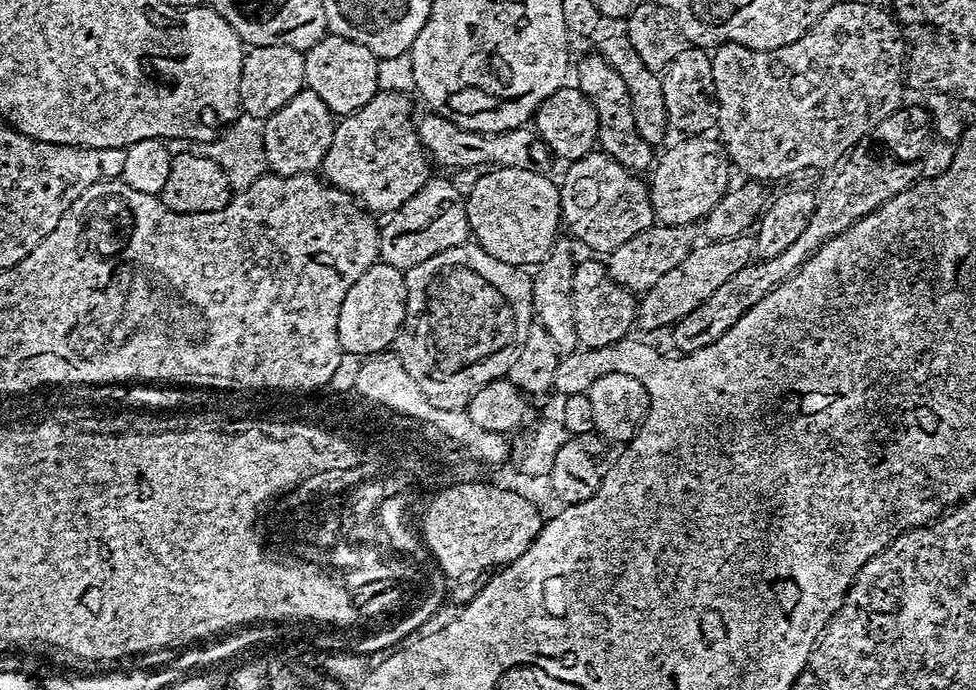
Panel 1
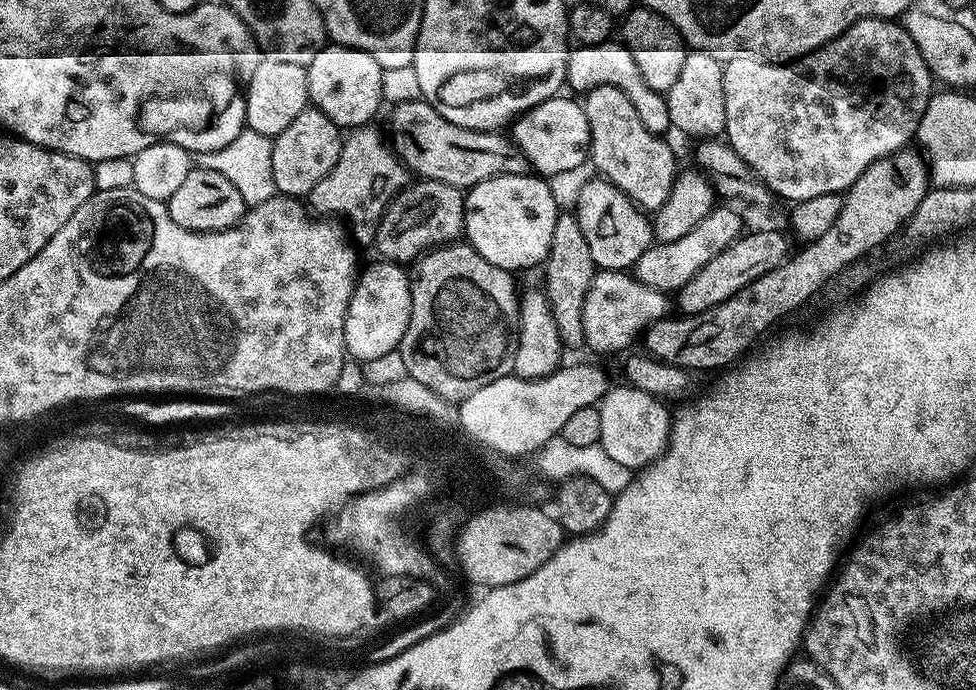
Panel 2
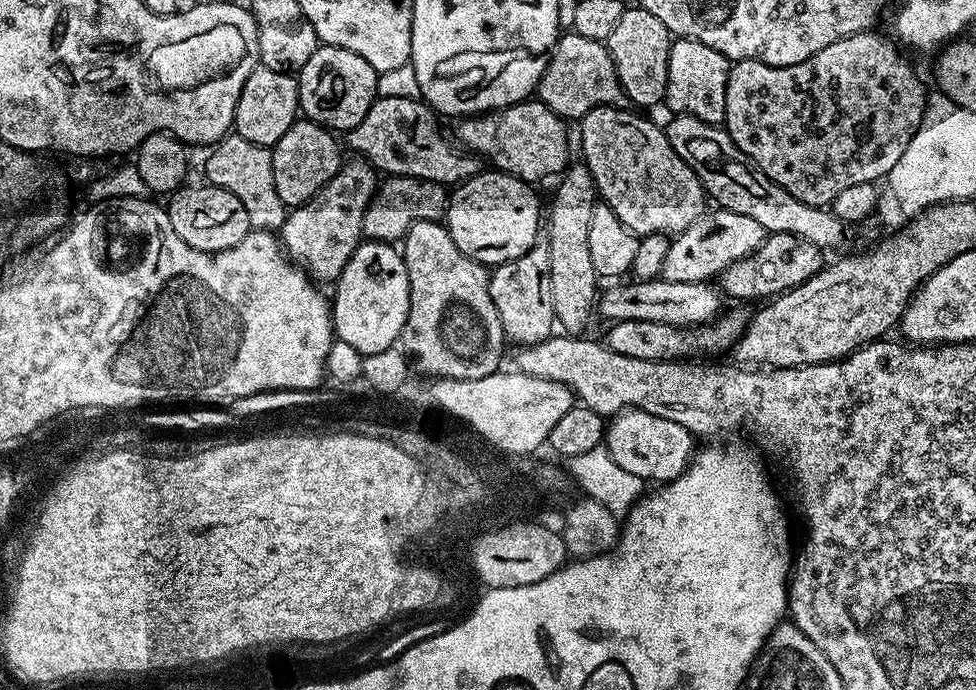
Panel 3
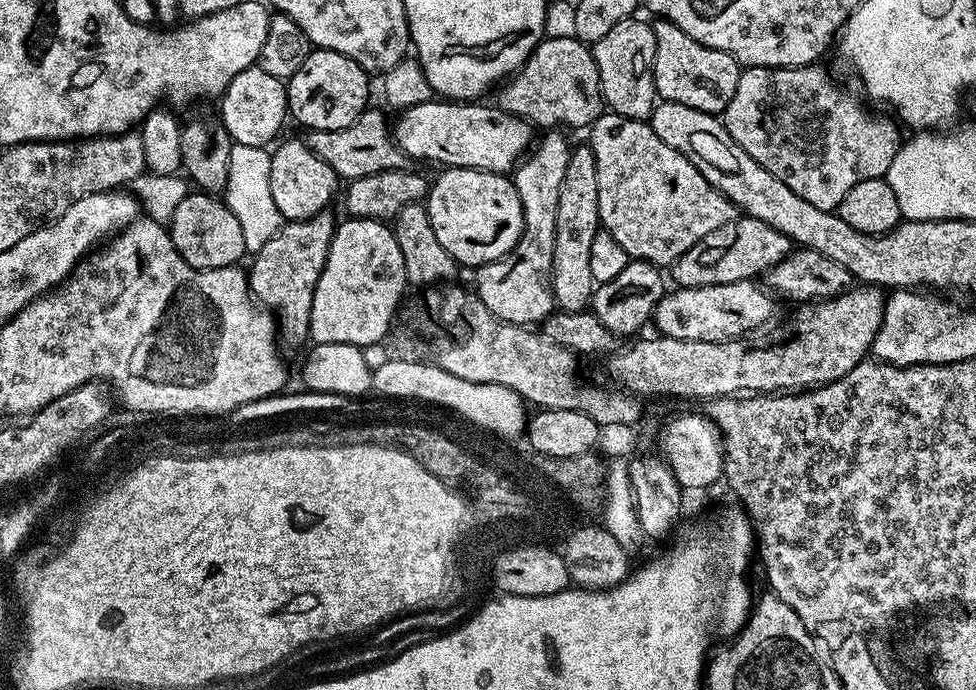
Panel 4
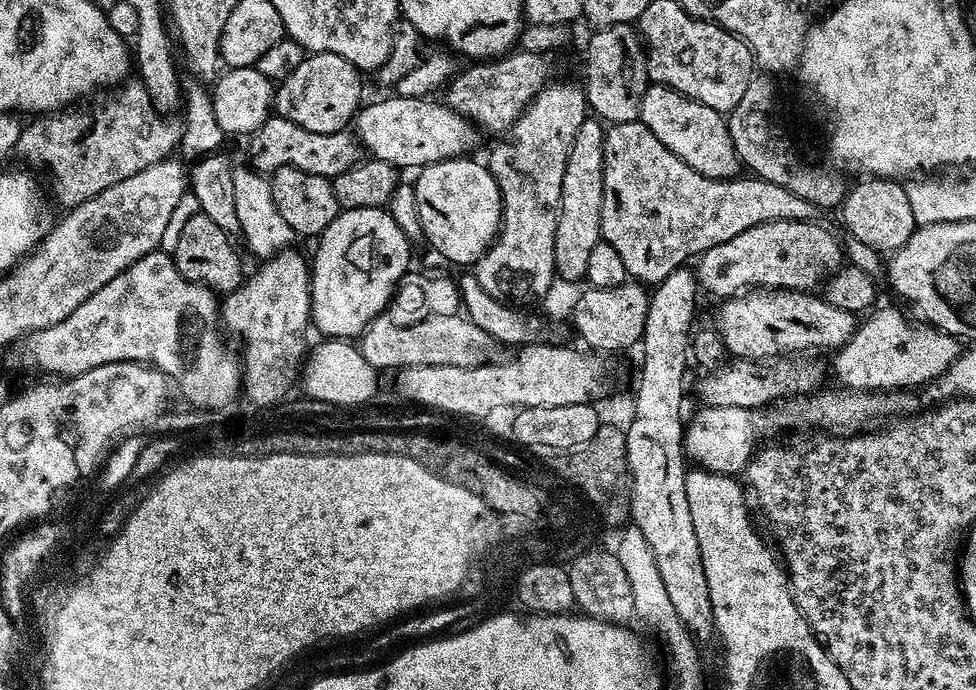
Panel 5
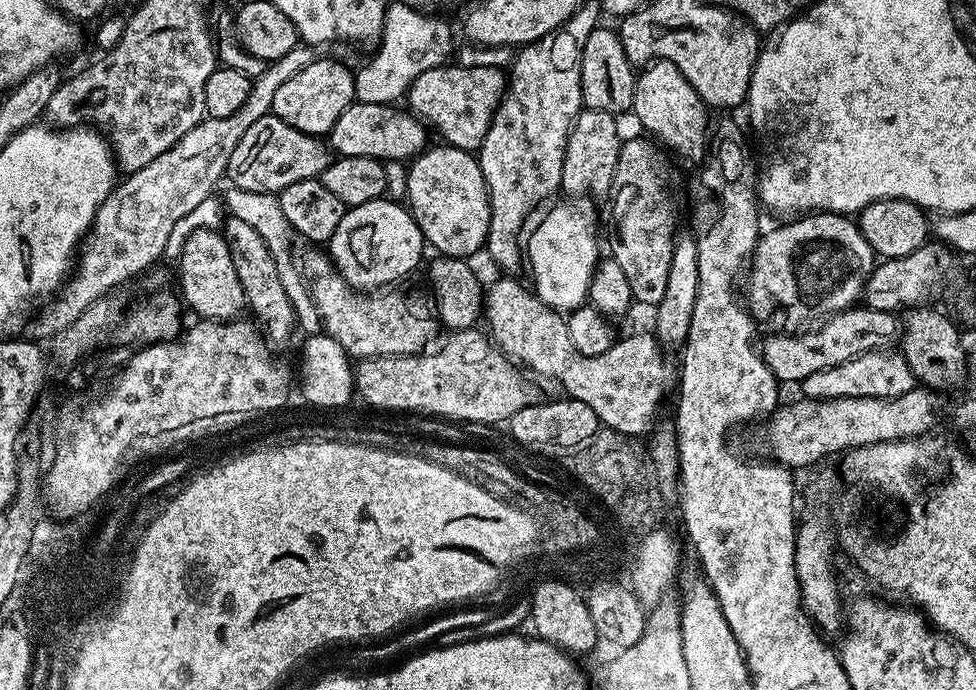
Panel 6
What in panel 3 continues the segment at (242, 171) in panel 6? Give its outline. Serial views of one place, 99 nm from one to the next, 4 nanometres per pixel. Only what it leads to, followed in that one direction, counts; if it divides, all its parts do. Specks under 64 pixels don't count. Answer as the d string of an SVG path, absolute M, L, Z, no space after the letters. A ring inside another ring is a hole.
M379 97L366 110L366 118L358 126L347 129L346 136L349 146L356 151L353 153L367 160L380 174L426 178L445 186L463 184L472 176L480 175L481 157L451 139L448 141L436 119L437 113L423 99Z

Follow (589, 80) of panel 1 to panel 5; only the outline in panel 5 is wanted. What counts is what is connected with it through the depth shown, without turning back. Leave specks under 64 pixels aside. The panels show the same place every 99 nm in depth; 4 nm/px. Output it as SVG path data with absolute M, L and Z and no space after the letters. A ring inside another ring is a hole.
M639 120L611 125L604 134L604 181L602 182L602 222L600 235L603 243L618 250L618 258L626 265L629 277L645 286L661 284L666 274L674 274L688 259L699 258L711 247L730 242L742 230L775 220L815 221L818 209L814 202L798 198L794 190L778 186L769 180L747 178L740 180L711 180L698 174L682 158L678 158Z

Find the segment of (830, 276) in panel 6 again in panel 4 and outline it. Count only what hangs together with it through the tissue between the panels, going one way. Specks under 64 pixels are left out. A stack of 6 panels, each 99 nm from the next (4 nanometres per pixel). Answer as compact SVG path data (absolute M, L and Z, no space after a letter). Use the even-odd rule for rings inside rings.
M741 215L731 220L727 227L729 232L714 230L706 234L708 240L702 238L704 244L700 241L695 243L686 254L682 254L676 263L671 265L670 272L675 280L673 283L677 287L725 285L726 282L750 280L782 262L782 258L786 258L789 252L793 251L794 245L786 234L774 230L774 226L766 226L766 222L756 220L753 216ZM730 236L735 243L720 244L720 240L730 240Z

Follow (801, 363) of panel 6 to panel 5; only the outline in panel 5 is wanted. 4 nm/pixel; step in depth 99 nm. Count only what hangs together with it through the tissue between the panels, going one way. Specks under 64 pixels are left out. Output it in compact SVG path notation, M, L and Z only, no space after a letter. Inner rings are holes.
M766 288L752 290L747 294L729 296L716 312L714 327L724 341L724 347L733 357L749 362L772 362L777 358L788 358L793 354L812 354L815 348L839 350L844 343L852 339L858 327L858 320L853 313L838 310L830 306L823 295L807 292L789 292L786 288Z

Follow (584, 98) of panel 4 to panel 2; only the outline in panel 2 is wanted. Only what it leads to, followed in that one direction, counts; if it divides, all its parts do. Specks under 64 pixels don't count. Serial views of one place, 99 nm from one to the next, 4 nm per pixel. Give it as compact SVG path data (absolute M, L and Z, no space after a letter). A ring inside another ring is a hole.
M620 42L612 43L581 43L576 46L580 48L574 49L568 56L569 82L574 87L580 88L579 90L586 90L598 84L609 84L618 90L622 90L622 94L626 94L626 98L630 98L630 106L634 106L634 110L640 119L640 124L646 126L646 130L657 134L667 133L670 128L667 99L650 86L646 86L642 74L638 74L638 66L634 66L634 58L628 48L624 47L623 43Z

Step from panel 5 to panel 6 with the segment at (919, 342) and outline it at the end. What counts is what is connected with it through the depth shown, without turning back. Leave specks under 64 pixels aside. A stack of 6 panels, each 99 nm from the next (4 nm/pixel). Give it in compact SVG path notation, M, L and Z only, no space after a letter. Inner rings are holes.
M877 350L863 352L850 362L840 366L830 366L828 370L818 370L810 378L802 381L803 395L809 400L833 400L834 398L898 398L917 387L916 376L911 372L903 355L899 351Z

